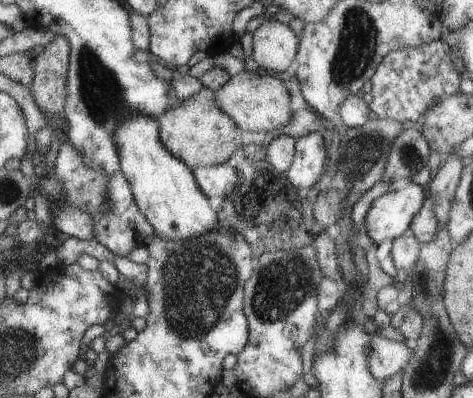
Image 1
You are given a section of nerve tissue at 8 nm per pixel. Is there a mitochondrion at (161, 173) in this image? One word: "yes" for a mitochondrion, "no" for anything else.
no

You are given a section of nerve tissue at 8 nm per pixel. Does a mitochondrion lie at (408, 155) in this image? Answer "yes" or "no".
yes

